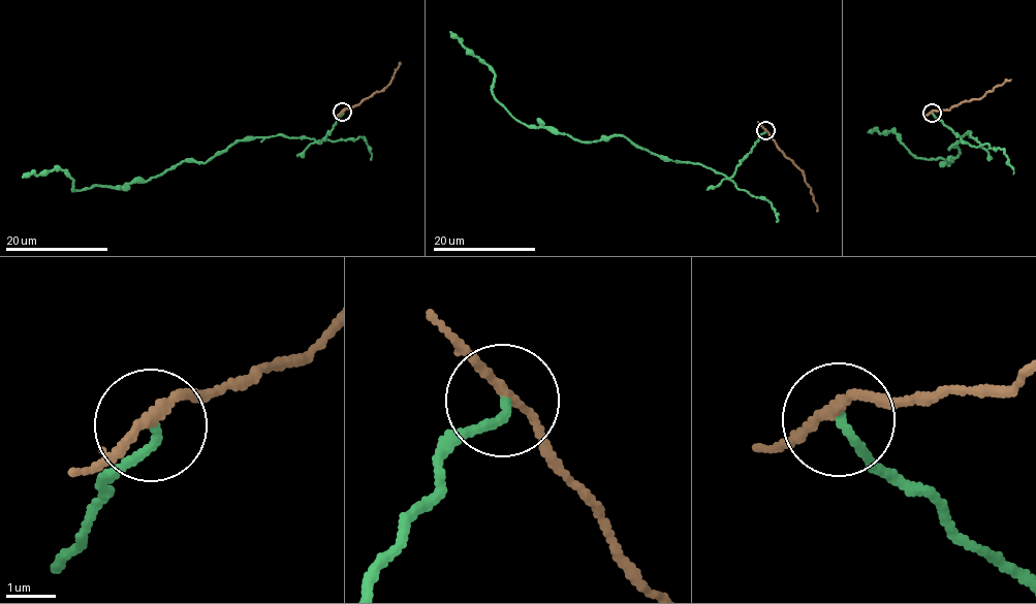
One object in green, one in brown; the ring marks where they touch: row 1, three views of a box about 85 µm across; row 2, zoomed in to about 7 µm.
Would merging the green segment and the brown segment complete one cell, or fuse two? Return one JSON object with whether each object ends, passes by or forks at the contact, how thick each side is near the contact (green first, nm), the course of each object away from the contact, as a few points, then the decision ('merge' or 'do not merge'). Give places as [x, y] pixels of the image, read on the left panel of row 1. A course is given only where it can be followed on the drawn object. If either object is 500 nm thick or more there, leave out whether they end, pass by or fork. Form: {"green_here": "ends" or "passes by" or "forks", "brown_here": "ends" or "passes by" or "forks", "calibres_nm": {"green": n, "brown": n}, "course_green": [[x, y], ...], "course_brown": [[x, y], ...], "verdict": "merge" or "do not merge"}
{"green_here": "ends", "brown_here": "passes by", "calibres_nm": {"green": 180, "brown": 170}, "course_green": [[343, 112], [320, 142], [244, 138], [209, 160], [180, 161], [146, 181], [74, 191], [60, 169], [22, 177]], "course_brown": [[343, 112], [386, 87], [399, 62]], "verdict": "do not merge"}

